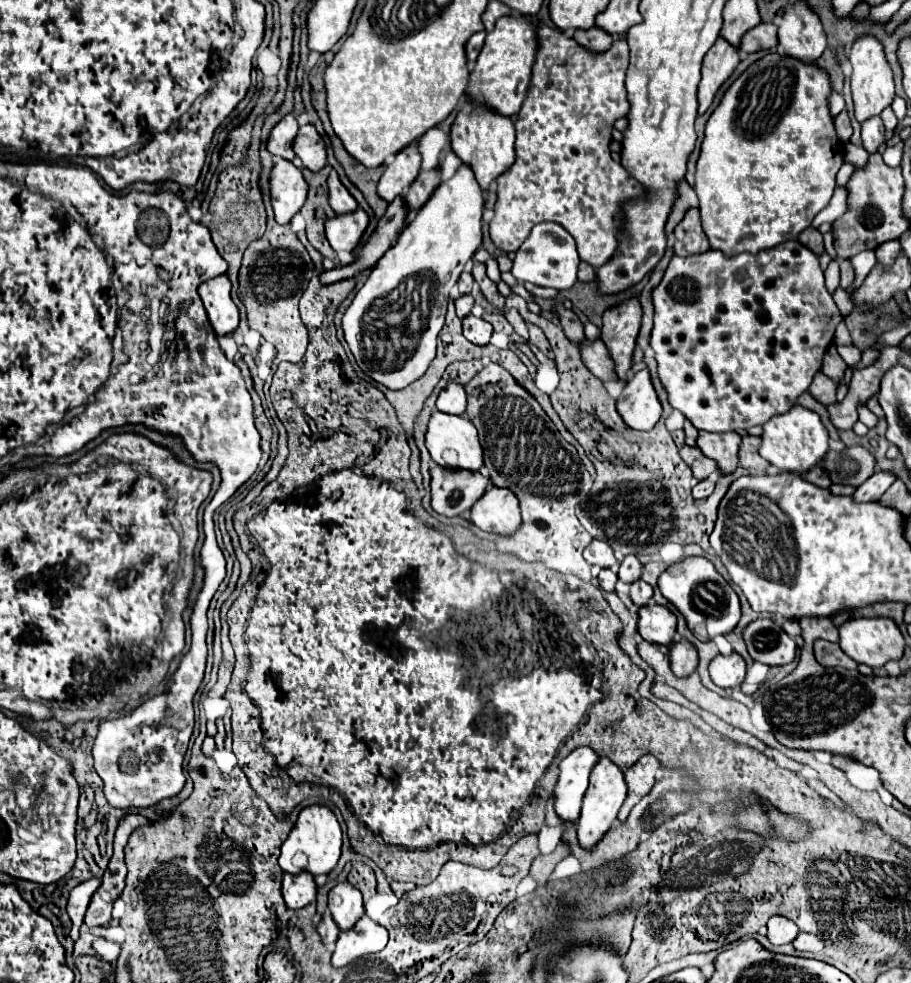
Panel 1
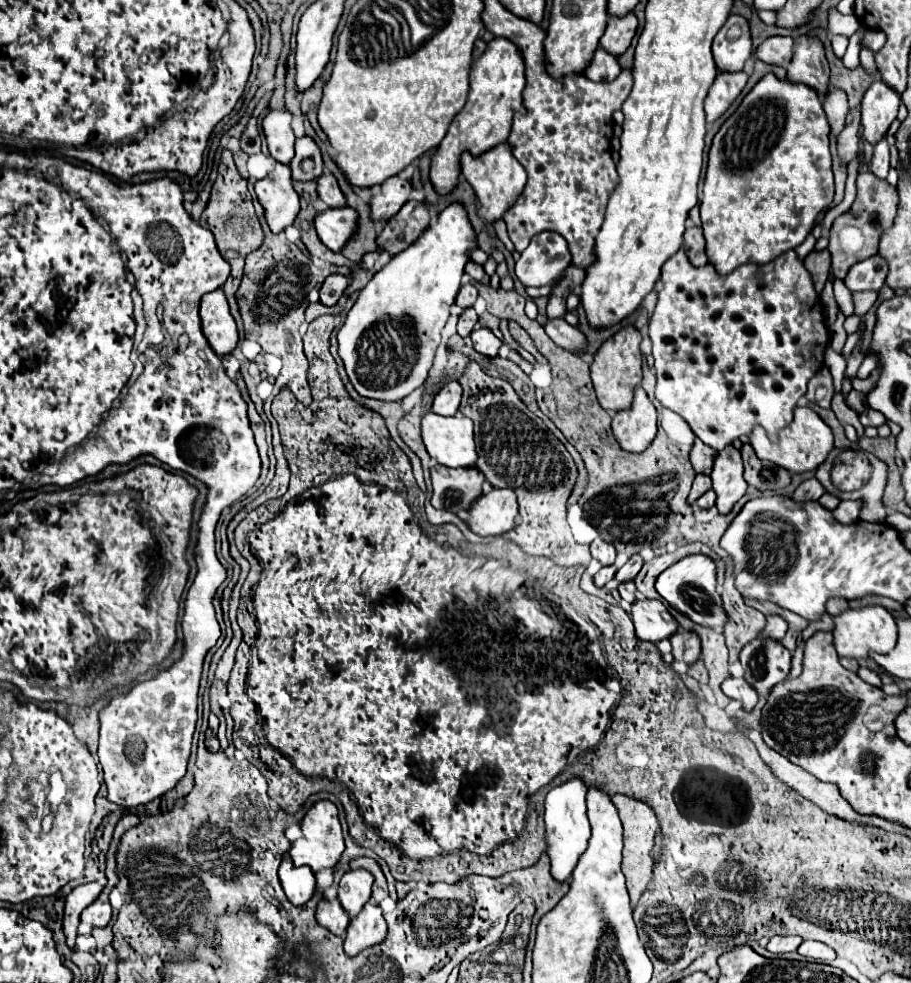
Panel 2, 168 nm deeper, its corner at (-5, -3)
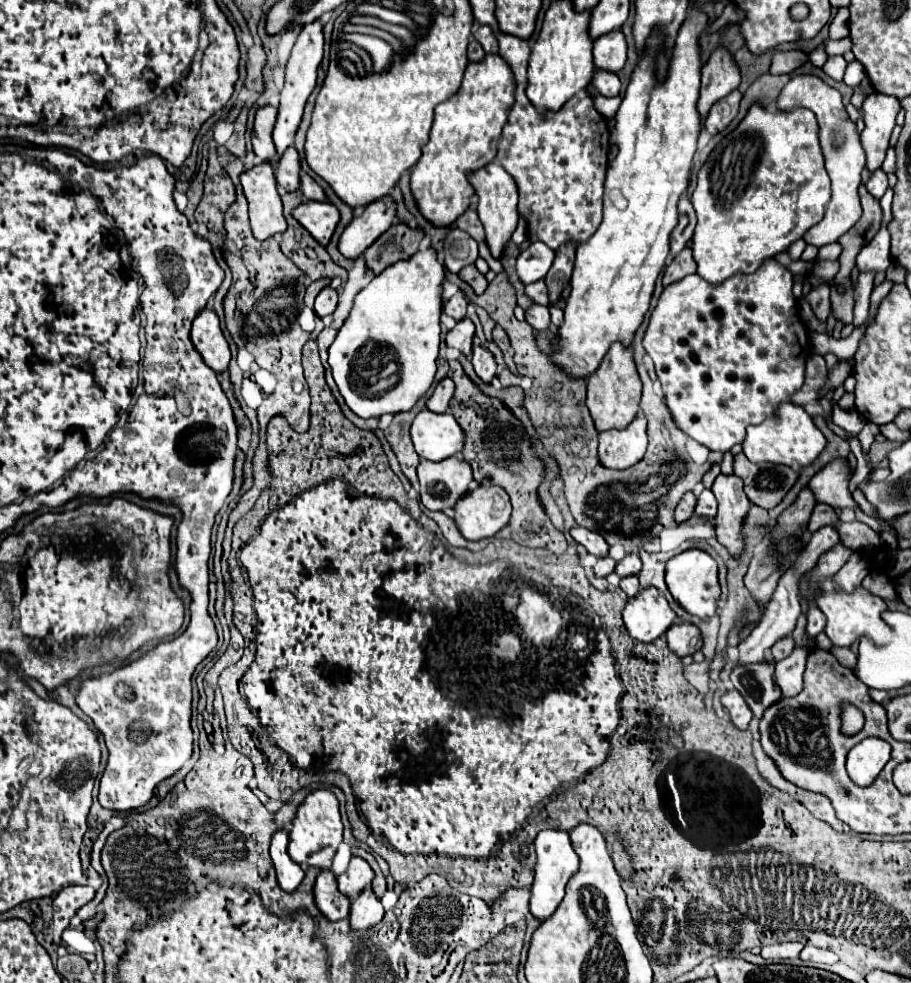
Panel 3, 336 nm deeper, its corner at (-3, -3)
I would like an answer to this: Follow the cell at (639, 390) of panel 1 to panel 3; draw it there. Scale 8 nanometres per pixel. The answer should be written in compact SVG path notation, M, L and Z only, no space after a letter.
M637 416L623 430L607 430L599 434L599 464L611 470L625 470L637 464L647 448L647 420Z

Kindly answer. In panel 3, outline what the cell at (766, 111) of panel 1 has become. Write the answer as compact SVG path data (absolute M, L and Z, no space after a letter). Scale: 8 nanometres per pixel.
M751 106L735 132L727 134L711 152L699 170L697 188L691 196L697 212L697 228L691 240L697 274L709 284L721 284L735 274L753 274L767 258L785 252L795 240L821 222L825 206L831 198L831 182L823 166L823 154L817 140L815 114L799 108L791 112L767 112L761 106Z

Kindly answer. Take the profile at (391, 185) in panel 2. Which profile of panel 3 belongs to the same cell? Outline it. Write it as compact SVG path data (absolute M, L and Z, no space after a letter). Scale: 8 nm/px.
M383 200L373 202L371 206L365 206L361 216L353 218L351 224L345 228L345 232L339 238L339 252L355 260L361 256L383 232L389 230L389 226L395 222L395 204L389 208L383 204Z

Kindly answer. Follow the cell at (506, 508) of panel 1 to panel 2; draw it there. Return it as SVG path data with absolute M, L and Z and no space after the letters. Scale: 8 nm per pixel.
M493 488L489 494L483 494L469 510L471 518L469 518L469 526L473 532L481 534L481 536L499 536L499 534L507 534L515 528L515 516L517 516L517 496L513 490L499 490Z

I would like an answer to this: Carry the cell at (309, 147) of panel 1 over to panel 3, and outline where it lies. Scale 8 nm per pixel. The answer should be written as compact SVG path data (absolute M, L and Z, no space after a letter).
M287 148L279 160L279 166L275 168L275 180L287 192L295 192L299 190L299 174L301 174L299 154L295 148Z

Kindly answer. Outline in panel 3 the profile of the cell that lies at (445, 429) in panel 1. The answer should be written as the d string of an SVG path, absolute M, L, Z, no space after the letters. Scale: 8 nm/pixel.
M421 410L413 424L411 424L411 440L415 446L415 452L425 458L425 460L443 460L443 458L451 458L451 456L459 456L463 450L463 430L459 430L459 424L455 422L451 412L431 412L431 410Z

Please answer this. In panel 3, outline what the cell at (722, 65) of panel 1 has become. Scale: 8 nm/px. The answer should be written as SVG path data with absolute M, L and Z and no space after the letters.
M733 90L731 94L727 94L727 98L721 98L719 102L715 102L715 106L711 108L711 114L707 116L705 130L707 130L711 136L723 132L723 130L731 124L731 120L737 116L737 112L739 112L739 102L741 102L739 90Z

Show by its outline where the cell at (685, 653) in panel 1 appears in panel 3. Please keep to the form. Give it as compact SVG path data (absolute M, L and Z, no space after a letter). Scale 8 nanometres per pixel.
M679 622L679 624L673 624L667 632L665 632L665 638L667 638L667 644L669 648L679 654L679 656L689 656L689 654L695 654L699 648L701 648L701 634L699 634L699 628L691 622Z

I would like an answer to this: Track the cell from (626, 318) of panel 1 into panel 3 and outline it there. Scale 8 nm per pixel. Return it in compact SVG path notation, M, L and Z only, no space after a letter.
M619 342L611 346L605 354L599 370L587 378L587 408L595 422L597 432L613 430L613 428L627 428L633 418L639 414L639 400L641 400L641 380L633 362L633 350L623 350Z

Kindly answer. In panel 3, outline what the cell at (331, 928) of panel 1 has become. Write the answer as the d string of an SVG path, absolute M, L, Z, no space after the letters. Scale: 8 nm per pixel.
M321 870L315 882L315 902L317 908L329 920L341 920L349 916L349 898L339 892L337 878L331 870Z

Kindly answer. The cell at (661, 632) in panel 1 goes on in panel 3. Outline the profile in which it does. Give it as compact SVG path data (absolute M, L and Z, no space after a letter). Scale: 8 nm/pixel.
M653 586L629 598L621 614L631 638L639 642L653 642L663 636L677 618L667 598Z

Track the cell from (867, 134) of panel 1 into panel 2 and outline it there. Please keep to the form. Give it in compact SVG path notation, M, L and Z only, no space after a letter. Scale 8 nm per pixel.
M887 136L881 138L881 142L877 142L873 146L873 160L871 160L871 172L877 178L887 178L889 172L889 144L887 144Z

